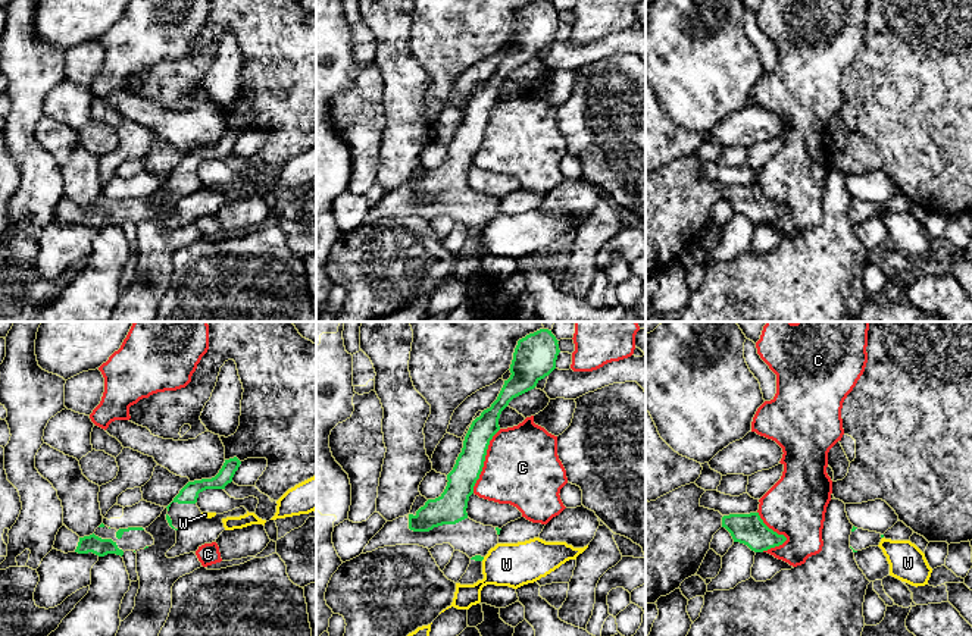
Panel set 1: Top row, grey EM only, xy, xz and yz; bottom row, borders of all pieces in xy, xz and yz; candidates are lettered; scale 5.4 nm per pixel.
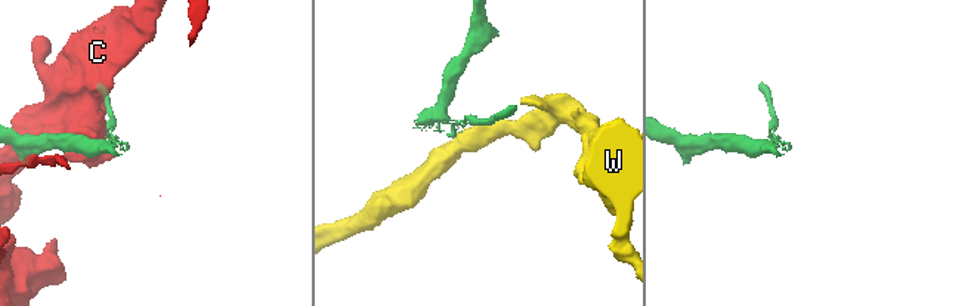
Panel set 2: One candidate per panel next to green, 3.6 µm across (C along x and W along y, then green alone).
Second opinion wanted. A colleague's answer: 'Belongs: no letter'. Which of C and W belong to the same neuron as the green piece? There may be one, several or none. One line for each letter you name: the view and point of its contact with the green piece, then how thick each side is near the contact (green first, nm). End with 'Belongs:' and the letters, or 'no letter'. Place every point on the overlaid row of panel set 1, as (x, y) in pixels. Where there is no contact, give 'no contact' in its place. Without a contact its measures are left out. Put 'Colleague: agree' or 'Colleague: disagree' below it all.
Belongs: no letter
Colleague: agree

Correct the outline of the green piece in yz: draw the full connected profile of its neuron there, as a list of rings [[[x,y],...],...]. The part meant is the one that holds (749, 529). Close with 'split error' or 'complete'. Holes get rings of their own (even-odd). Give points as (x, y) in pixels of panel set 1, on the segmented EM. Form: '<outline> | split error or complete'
[[[759,513],[723,516],[722,527],[731,533],[734,542],[744,543],[754,552],[768,551],[787,541],[784,535],[769,529]]] | complete

